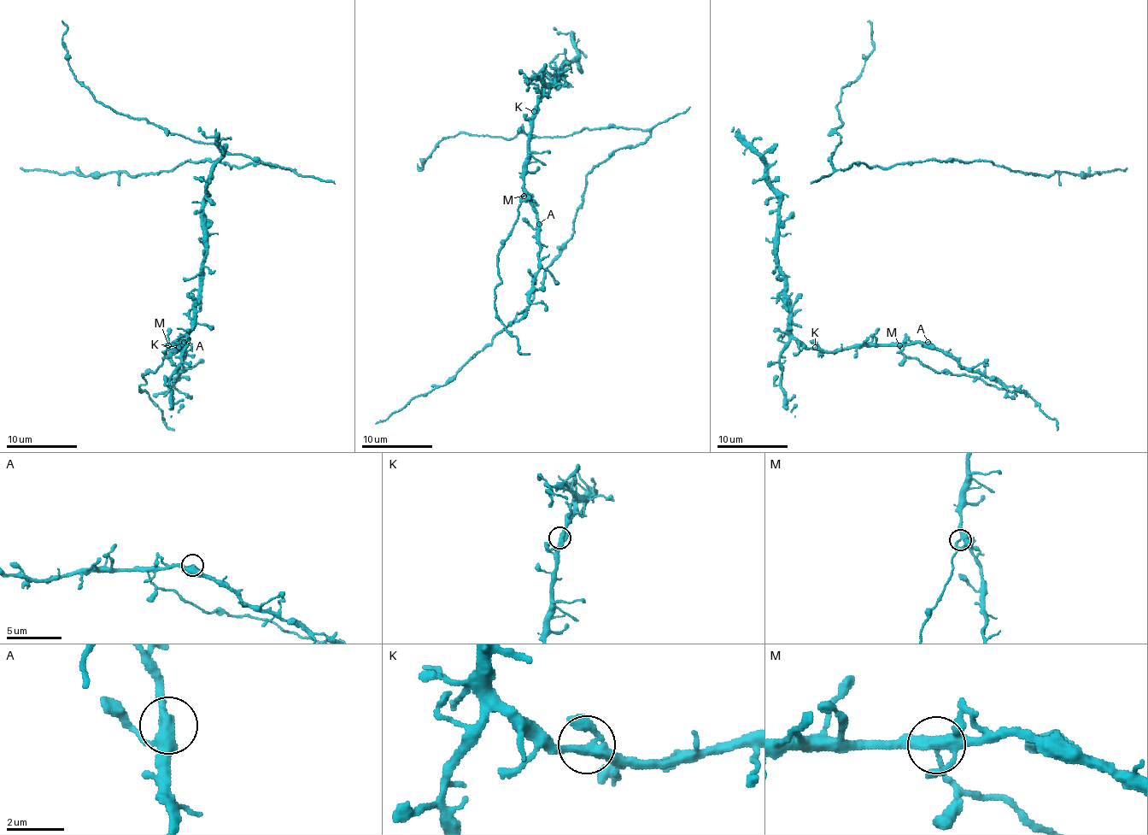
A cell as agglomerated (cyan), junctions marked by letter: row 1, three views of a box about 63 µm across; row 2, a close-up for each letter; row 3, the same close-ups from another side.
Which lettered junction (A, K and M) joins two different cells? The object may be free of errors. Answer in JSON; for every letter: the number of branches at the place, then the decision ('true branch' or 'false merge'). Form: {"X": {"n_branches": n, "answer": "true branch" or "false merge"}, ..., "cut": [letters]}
{"A": {"n_branches": 3, "answer": "true branch"}, "K": {"n_branches": 3, "answer": "true branch"}, "M": {"n_branches": 3, "answer": "false merge"}, "cut": ["M"]}

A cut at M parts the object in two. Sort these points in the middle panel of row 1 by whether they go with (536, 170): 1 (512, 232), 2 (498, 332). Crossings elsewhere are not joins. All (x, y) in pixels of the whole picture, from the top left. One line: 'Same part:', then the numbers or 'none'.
Same part: 2

